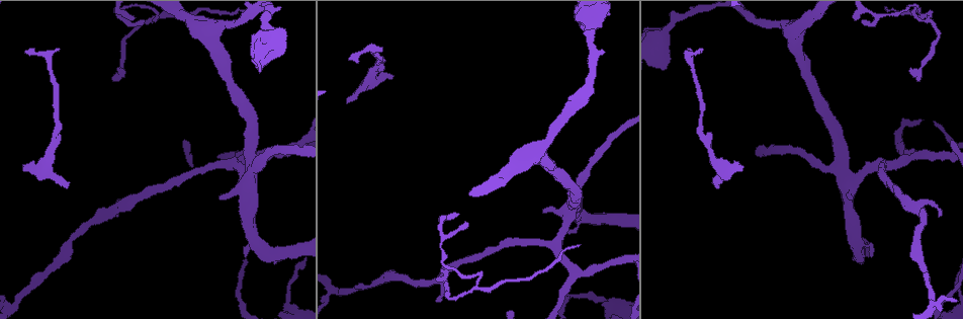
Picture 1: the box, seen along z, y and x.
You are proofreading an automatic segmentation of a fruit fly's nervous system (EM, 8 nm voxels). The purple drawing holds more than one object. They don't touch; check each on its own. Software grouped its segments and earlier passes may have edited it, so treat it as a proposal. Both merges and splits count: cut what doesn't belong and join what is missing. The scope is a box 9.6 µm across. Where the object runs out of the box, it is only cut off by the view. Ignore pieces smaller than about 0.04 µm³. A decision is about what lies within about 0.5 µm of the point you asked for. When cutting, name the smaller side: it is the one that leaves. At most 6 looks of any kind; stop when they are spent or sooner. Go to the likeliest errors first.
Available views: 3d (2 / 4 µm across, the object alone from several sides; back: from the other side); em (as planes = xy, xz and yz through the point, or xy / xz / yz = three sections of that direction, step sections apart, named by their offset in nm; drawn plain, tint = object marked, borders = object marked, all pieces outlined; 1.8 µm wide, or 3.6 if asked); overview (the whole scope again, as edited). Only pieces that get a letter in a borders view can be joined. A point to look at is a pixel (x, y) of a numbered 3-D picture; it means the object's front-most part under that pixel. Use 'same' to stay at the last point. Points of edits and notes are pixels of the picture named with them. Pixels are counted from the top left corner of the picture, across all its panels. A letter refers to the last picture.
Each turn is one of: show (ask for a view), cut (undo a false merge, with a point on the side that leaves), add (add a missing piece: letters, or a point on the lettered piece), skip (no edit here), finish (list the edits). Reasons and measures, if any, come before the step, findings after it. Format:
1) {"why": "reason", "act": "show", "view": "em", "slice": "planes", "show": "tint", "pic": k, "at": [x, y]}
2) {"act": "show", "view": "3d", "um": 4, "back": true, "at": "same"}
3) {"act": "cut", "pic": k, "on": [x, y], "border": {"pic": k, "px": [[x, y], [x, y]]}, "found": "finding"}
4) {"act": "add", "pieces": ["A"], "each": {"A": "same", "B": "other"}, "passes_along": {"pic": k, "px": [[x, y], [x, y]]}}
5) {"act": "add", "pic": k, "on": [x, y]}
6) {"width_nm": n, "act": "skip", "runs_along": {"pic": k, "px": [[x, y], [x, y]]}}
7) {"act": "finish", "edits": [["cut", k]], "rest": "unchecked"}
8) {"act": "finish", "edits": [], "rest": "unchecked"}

{"why": "an open end", "act": "show", "view": "em", "slice": "xz", "step": 16, "show": "borders", "pic": 1, "at": [390, 76]}

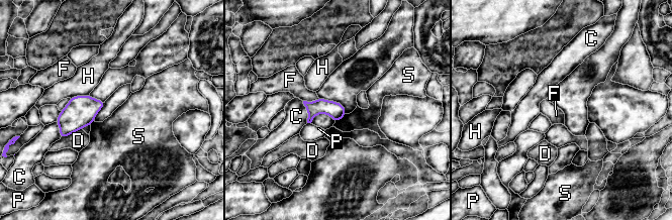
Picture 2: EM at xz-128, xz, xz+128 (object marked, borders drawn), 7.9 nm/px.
{"why": "cut it another way", "act": "show", "view": "em", "slice": "planes", "show": "borders", "at": "same"}

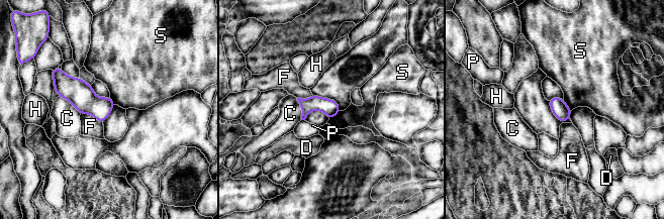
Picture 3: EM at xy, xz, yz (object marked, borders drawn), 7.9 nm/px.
{"longest_contact_nm": ["C", 220], "act": "skip", "each": {"C": "other", "D": "other", "F": "other", "H": "other", "P": "other", "S": "other"}, "border": {"pic": 3, "px": [[340, 111], [328, 120]]}, "found": "no lettered piece goes on from it"}

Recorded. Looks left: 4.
{"why": "an open end", "act": "show", "view": "3d", "um": 4, "back": true, "pic": 1, "at": [114, 79]}

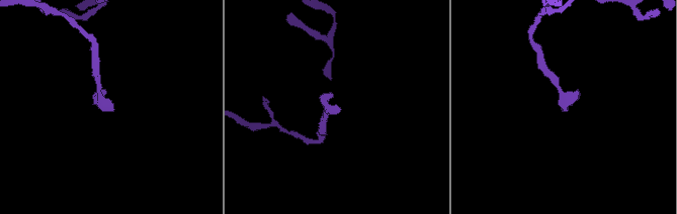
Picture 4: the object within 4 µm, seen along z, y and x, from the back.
{"act": "show", "view": "em", "slice": "xz", "step": 16, "show": "borders", "pic": 4, "at": [337, 113]}

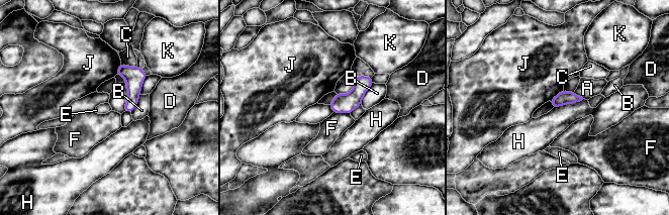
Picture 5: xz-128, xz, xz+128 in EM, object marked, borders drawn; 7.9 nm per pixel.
{"act": "show", "view": "em", "slice": "planes", "show": "borders", "at": "same"}

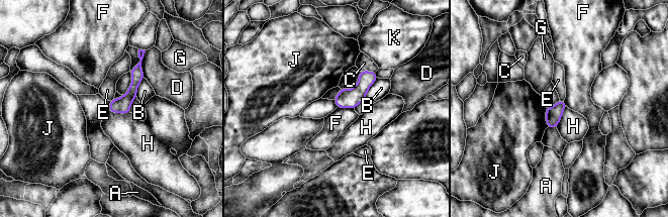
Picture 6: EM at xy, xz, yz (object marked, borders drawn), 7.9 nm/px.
{"longest_contact_nm": ["D", 220], "act": "skip", "each": {"A": "other", "B": "other", "C": "other", "D": "other", "E": "other", "F": "other", "G": "other", "H": "other", "J": "other", "K": "other"}, "found": "none of them fits"}

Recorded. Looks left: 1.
{"act": "finish", "edits": [], "rest": "unchecked"}

